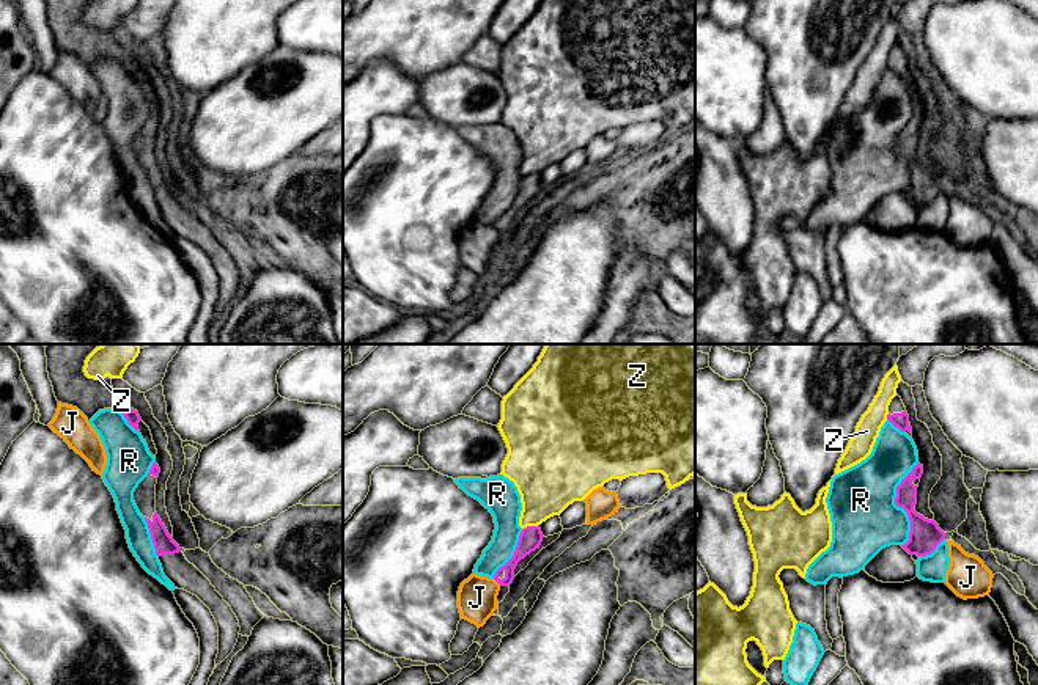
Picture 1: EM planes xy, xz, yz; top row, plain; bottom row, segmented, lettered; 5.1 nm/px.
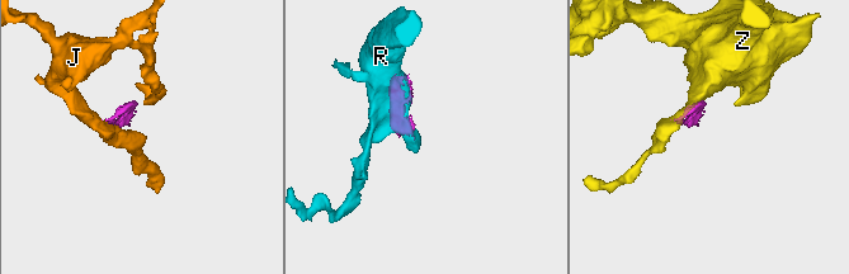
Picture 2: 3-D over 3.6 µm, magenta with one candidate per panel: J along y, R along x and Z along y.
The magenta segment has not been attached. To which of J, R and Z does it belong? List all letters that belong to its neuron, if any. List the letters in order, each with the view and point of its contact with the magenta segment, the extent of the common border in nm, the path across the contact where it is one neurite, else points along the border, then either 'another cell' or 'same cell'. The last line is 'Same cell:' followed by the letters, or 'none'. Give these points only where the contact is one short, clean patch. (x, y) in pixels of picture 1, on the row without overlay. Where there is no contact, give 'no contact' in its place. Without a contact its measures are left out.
J: xz (497, 230) | 60 nm | along xz (493, 227), (500, 233) | another cell
R: yz (897, 153) | 440 nm | another cell
Z: xz (530, 175) | 90 nm | another cell
Same cell: none

